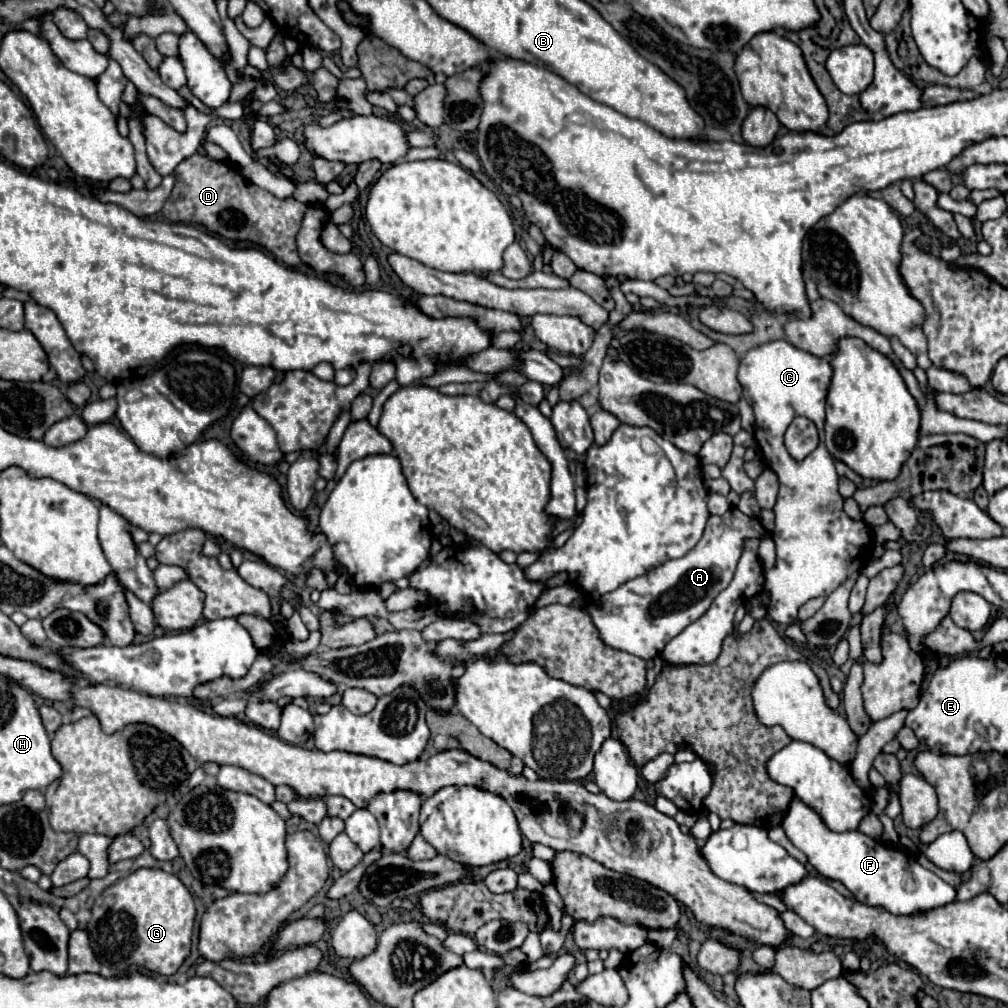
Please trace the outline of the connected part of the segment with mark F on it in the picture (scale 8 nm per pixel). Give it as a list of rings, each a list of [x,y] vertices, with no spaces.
[[[796,798],[782,820],[782,828],[792,844],[808,856],[808,862],[822,876],[840,880],[862,904],[882,906],[892,914],[914,914],[950,904],[956,898],[956,890],[934,872],[922,868],[914,854],[904,852],[898,846],[888,846],[862,832],[828,832],[828,828],[820,824],[820,816],[816,816],[810,808],[804,808],[804,804]]]

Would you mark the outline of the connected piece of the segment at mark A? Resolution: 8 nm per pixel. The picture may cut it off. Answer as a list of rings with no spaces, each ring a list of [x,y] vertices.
[[[736,508],[728,510],[726,516],[710,516],[702,540],[686,556],[666,560],[648,574],[624,582],[616,592],[608,592],[586,604],[584,610],[590,614],[606,646],[642,660],[652,660],[674,636],[698,620],[710,608],[712,600],[730,584],[744,540],[764,536],[768,534],[760,522]]]

